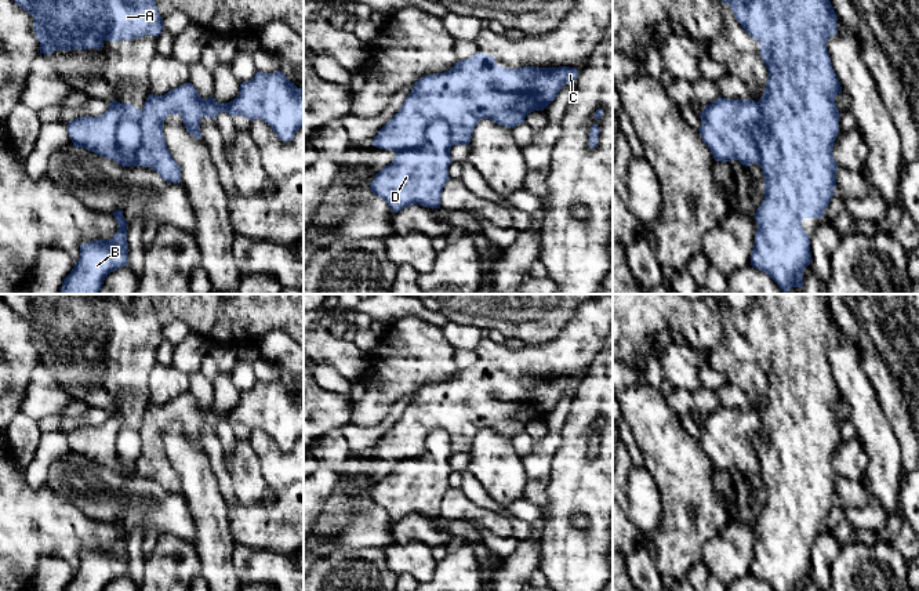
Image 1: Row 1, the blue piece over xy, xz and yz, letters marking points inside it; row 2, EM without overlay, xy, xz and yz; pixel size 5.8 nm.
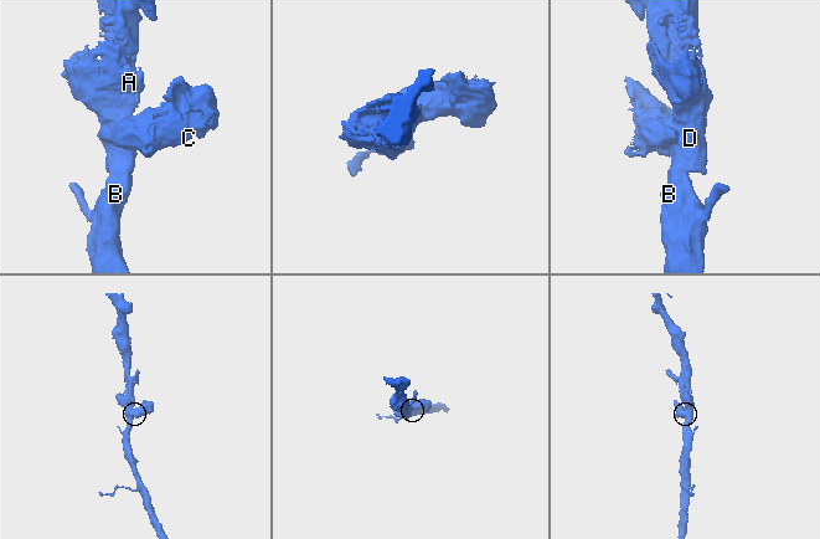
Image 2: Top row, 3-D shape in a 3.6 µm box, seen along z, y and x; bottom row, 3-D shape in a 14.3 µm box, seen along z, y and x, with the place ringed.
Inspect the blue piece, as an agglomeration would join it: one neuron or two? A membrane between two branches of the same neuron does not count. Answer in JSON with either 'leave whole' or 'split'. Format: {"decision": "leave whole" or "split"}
{"decision": "split"}

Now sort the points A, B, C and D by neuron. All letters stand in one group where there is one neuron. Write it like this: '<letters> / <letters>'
A B D / C

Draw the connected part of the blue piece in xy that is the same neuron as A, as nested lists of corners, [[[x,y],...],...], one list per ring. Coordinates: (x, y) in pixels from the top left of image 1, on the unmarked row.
[[[1,294],[33,326],[40,363],[55,359],[99,359],[102,351],[134,349],[163,340],[152,304],[126,294],[90,298],[52,294]]]

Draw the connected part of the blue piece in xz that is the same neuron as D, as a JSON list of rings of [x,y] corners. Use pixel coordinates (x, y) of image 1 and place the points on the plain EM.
[[[433,429],[425,439],[424,453],[417,457],[406,457],[396,461],[393,471],[375,483],[370,498],[375,505],[384,508],[393,522],[408,515],[419,514],[429,518],[440,518],[440,507],[448,486],[448,475],[453,468],[450,458],[453,450],[448,434],[442,429]]]

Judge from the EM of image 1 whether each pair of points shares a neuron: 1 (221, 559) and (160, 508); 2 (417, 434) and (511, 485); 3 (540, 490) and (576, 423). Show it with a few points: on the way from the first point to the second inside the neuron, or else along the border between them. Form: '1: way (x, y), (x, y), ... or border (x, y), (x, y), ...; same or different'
1: border (186, 506), (195, 528), (193, 541); different
2: border (486, 427), (476, 434), (468, 454); different
3: border (554, 456), (545, 501); different

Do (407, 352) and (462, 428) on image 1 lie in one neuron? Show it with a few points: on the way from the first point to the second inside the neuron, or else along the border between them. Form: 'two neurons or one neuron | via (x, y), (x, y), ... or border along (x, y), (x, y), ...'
two neurons | border along (458, 369), (449, 379), (422, 384), (414, 392)

